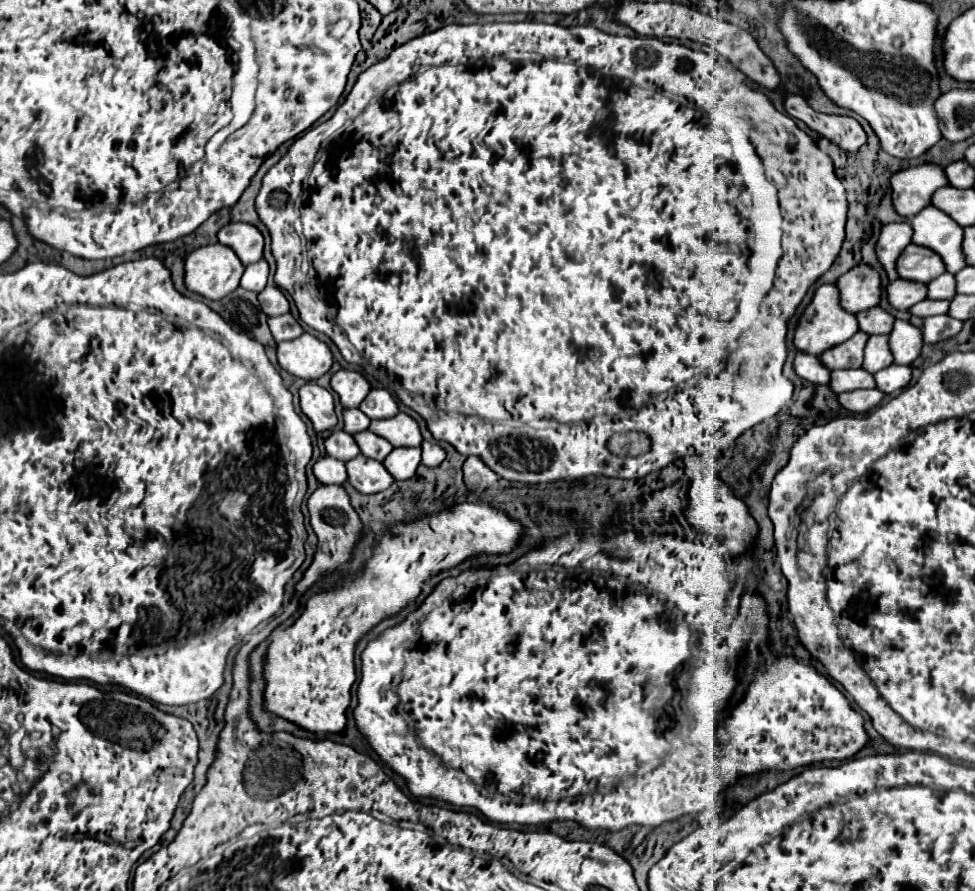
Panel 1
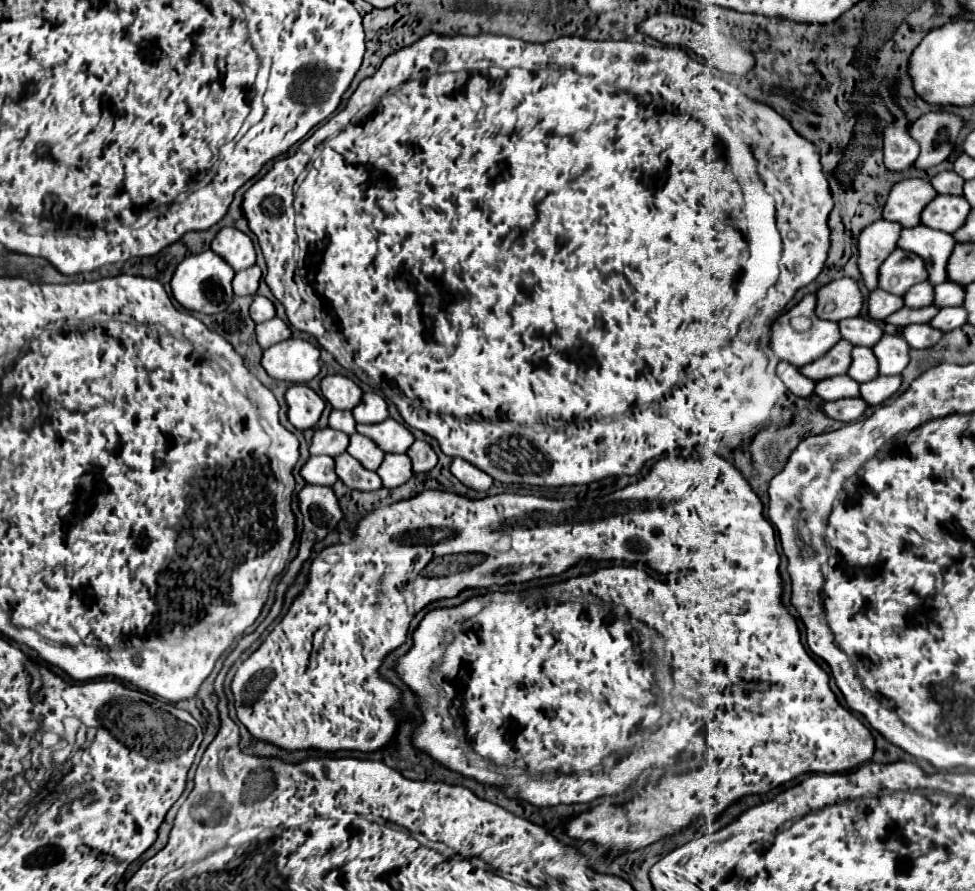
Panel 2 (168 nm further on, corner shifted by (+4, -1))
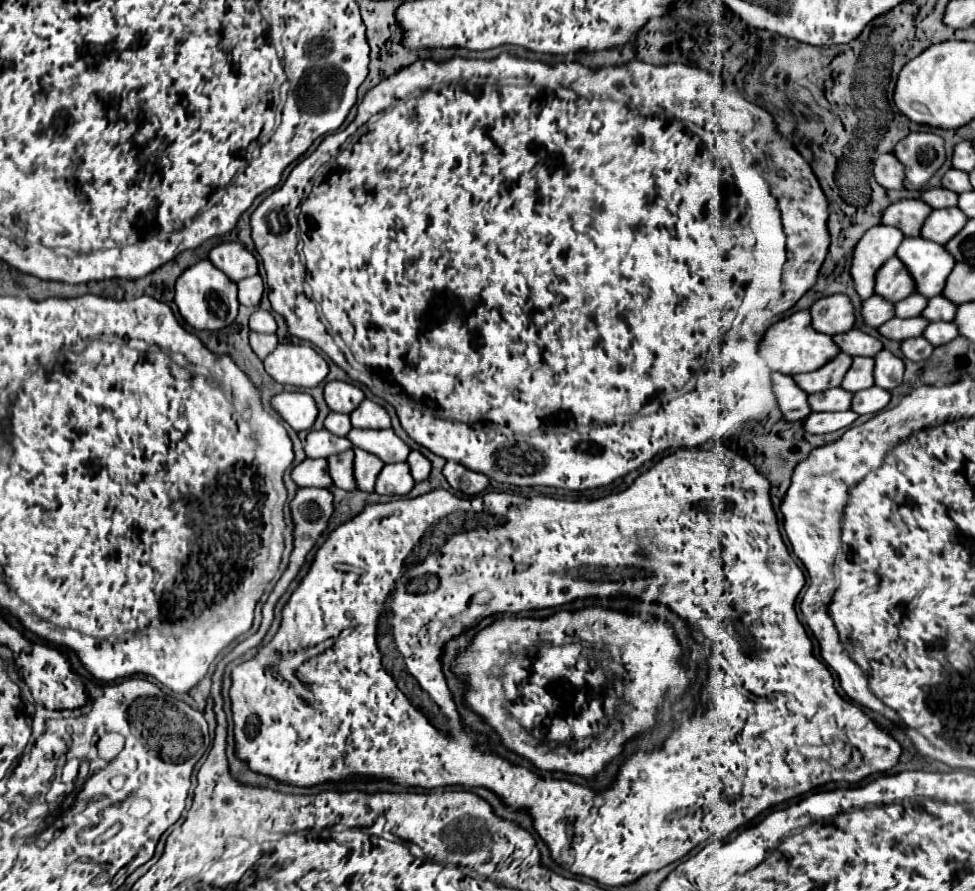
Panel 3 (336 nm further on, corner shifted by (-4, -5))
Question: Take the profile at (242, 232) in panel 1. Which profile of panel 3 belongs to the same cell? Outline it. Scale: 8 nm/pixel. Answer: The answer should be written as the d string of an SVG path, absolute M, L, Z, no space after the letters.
M224 241L224 243L216 245L210 251L208 259L216 269L220 269L234 283L258 273L254 255L248 253L240 241Z

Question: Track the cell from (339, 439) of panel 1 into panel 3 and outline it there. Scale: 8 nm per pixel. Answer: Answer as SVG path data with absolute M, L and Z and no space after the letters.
M322 429L322 431L308 433L304 451L307 458L327 458L330 455L346 451L348 447L352 447L352 443L346 437L336 437L330 431Z

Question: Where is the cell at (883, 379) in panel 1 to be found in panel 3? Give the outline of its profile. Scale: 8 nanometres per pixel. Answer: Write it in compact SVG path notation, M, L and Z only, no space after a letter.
M870 387L870 389L864 389L860 393L854 393L850 411L856 411L858 415L878 413L888 405L888 401L890 401L890 393L886 389Z

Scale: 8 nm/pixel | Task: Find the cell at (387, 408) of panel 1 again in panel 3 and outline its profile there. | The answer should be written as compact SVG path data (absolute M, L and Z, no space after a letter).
M364 399L352 413L352 427L360 429L390 429L390 417L384 407Z

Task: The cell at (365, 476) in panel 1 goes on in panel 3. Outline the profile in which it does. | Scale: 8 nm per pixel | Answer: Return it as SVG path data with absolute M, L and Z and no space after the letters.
M348 449L338 455L330 455L328 461L328 475L332 477L332 483L340 489L352 491L354 489L354 479L352 479L352 459L354 451Z

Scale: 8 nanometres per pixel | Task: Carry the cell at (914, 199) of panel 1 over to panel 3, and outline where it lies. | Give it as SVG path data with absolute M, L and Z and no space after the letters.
M900 199L882 213L882 225L898 227L906 237L918 237L930 211L920 199Z

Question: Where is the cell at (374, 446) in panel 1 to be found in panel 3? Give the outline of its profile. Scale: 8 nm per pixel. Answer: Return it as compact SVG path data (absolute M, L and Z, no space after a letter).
M354 449L354 479L356 479L356 489L358 491L372 491L374 489L374 483L376 483L376 477L378 473L382 471L384 463L368 453L368 451L362 451L362 449Z

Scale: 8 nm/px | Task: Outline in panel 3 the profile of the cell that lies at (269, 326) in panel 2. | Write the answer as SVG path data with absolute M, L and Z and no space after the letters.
M250 333L250 347L252 351L264 359L268 353L274 351L274 347L278 345L278 337L276 335L264 335L264 333Z

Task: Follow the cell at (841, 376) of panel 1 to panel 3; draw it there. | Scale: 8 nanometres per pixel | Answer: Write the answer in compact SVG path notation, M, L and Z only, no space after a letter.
M834 387L832 391L820 391L820 395L810 395L808 405L812 413L832 413L832 411L848 411L852 401L852 393L842 387Z

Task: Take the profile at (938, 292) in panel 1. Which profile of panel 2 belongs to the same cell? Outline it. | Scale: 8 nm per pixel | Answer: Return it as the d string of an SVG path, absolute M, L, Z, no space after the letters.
M924 281L924 283L914 285L914 287L904 295L904 303L906 303L906 307L912 307L912 309L932 305L932 303L934 303L934 287L932 287L932 283Z

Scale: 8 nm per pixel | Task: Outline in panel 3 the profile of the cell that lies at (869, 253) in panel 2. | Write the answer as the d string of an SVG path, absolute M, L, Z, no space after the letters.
M876 225L864 233L864 237L856 243L852 251L852 267L850 275L854 281L854 289L860 299L868 299L874 295L874 275L890 257L896 255L900 241L904 239L902 231L888 225Z

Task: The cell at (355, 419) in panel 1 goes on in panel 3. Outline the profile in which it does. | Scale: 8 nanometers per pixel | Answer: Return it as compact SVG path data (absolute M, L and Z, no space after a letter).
M330 413L330 415L326 417L326 421L324 421L324 427L326 427L330 433L340 435L340 437L344 437L344 435L352 429L350 417L348 417L348 415L342 415L342 413Z

